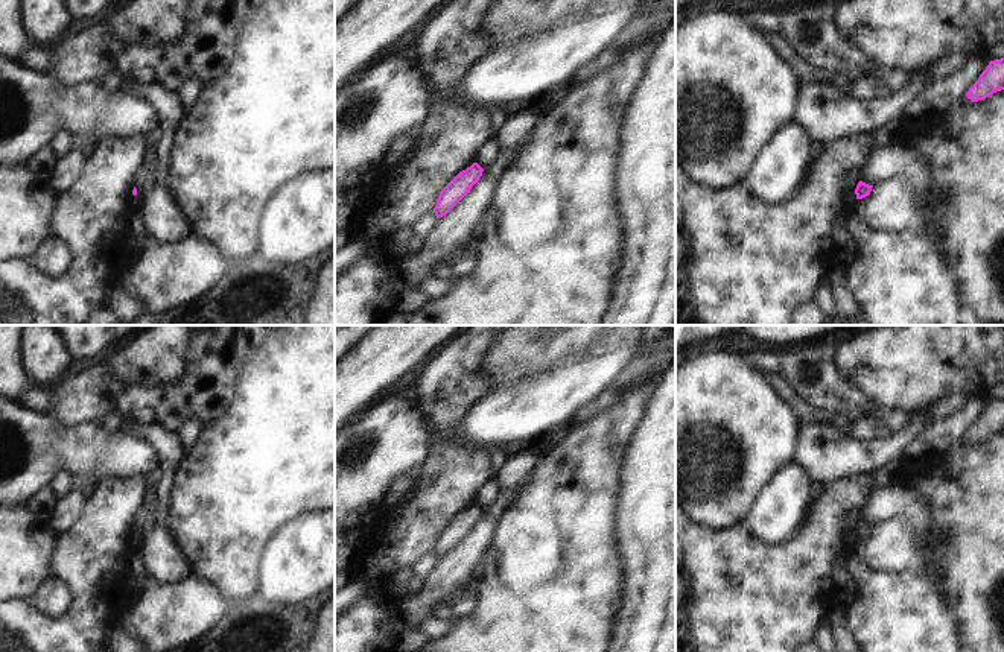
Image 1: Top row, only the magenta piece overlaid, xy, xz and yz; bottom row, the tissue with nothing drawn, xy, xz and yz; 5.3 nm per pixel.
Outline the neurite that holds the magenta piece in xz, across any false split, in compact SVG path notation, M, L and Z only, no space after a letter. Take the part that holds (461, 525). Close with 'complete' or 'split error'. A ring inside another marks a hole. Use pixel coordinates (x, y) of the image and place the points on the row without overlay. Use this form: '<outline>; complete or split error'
M473 503L440 532L434 549L437 559L446 556L472 530L482 517L482 512L484 509L478 503Z; complete

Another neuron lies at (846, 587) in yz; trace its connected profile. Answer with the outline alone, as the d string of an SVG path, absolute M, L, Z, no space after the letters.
M846 509L840 520L840 546L841 550L832 559L832 581L837 587L837 602L841 606L849 606L856 593L856 582L847 567L847 559L852 555L853 543L856 541L855 529L859 523L859 514L853 509Z

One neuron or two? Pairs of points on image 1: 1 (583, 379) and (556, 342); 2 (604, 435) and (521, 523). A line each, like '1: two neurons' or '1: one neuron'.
1: two neurons
2: one neuron

